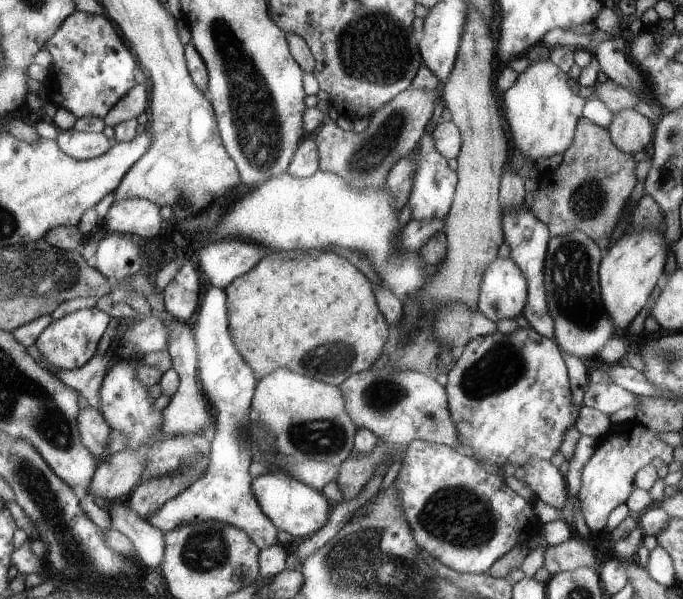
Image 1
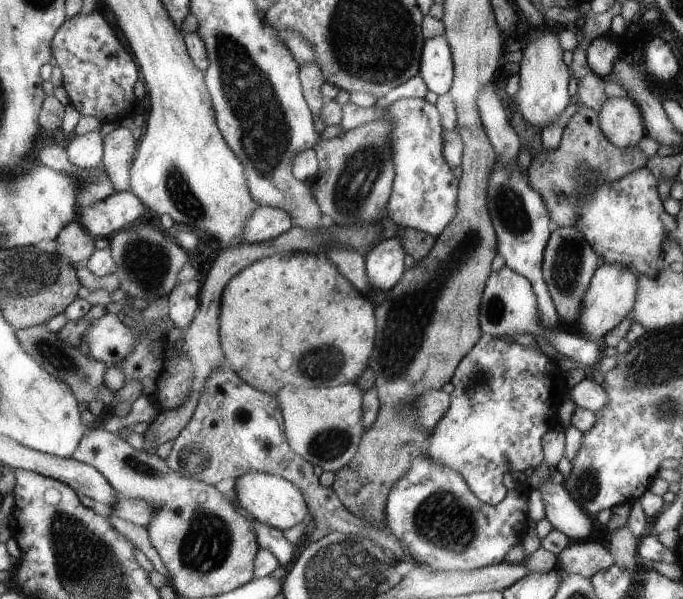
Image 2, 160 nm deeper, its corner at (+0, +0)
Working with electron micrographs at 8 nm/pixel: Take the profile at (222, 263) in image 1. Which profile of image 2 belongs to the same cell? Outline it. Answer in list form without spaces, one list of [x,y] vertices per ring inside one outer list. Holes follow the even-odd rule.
[[[257,206],[252,217],[246,221],[243,238],[234,246],[257,245],[259,242],[280,237],[293,228],[293,219],[282,209]]]

